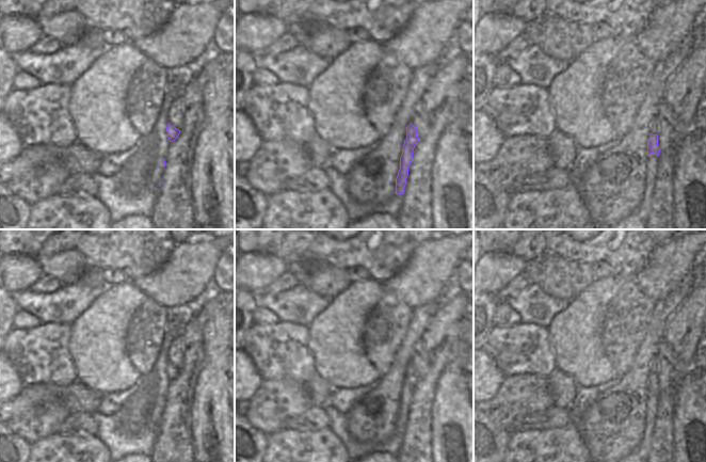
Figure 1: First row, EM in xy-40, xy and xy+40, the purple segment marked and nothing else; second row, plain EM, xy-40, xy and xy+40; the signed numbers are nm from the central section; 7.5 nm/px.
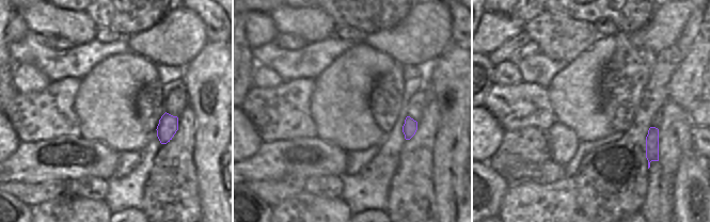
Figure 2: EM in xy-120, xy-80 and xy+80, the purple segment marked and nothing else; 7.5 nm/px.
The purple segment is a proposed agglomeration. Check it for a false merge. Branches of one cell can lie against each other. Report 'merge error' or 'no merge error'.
merge error

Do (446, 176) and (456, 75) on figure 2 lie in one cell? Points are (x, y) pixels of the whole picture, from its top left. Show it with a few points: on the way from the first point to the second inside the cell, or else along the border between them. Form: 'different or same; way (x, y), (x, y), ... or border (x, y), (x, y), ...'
same; way (450, 151), (455, 130), (458, 100)

